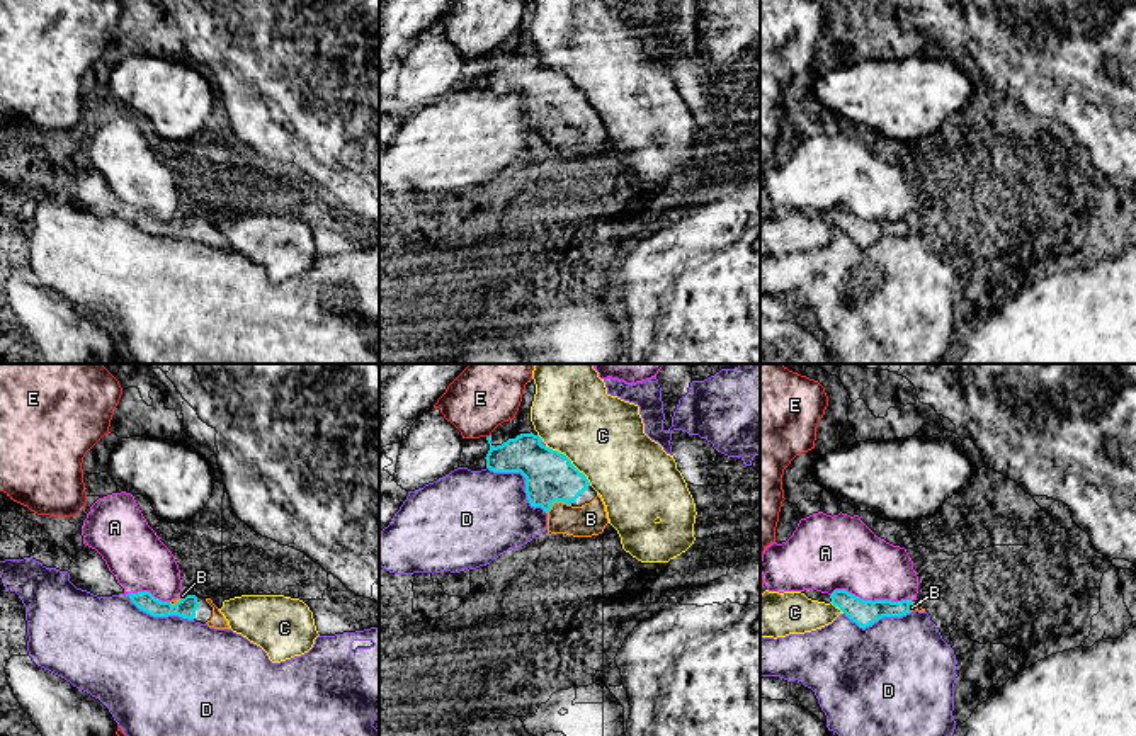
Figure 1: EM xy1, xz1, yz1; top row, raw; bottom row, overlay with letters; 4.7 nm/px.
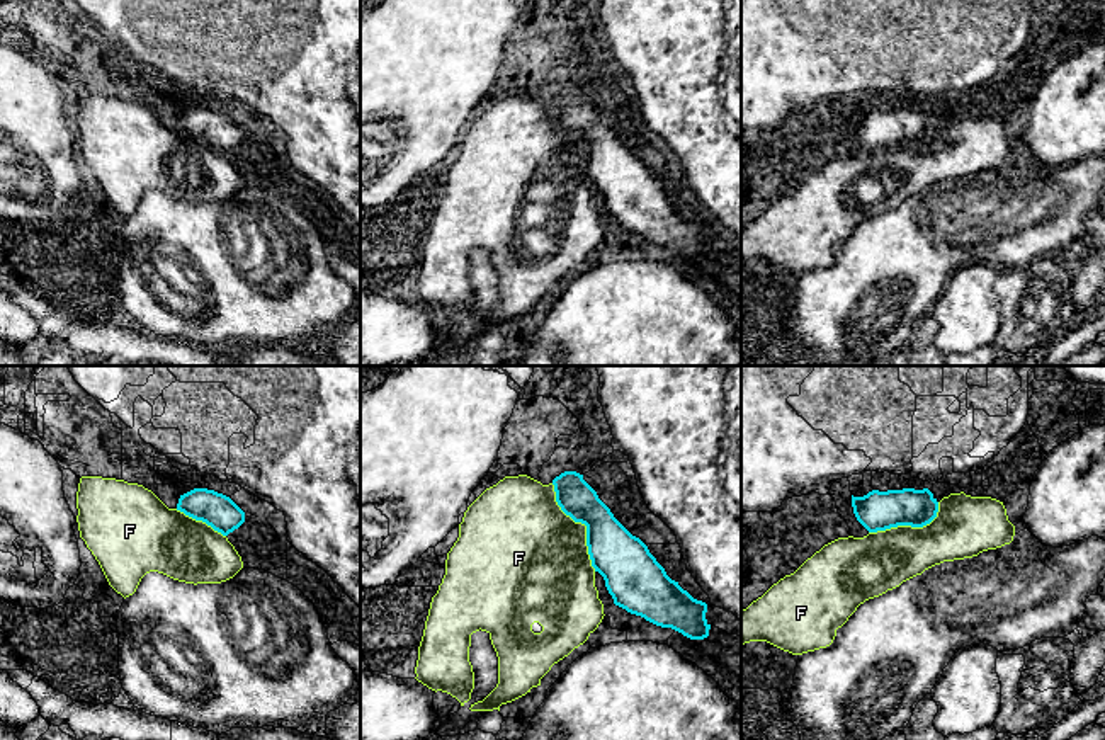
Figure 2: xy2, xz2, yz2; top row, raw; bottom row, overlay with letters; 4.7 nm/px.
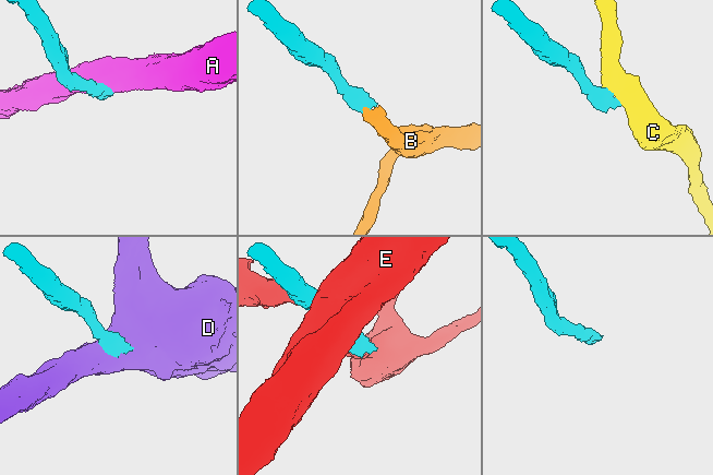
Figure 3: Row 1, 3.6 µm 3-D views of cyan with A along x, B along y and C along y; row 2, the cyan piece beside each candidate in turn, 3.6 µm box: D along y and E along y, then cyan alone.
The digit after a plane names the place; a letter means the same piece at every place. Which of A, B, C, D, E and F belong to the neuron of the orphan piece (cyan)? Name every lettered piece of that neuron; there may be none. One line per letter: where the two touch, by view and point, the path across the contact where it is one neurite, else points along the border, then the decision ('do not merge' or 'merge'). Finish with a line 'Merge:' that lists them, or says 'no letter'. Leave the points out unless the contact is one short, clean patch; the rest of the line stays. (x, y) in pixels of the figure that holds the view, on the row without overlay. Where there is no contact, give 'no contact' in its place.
A: meets cyan in yz1 at (871, 220); border along yz1 (830, 213), (847, 209), (863, 218), (912, 221); do not merge
B: meets cyan in xz1 at (556, 119); runs through xz1 (550, 96), (556, 119), (575, 138), (590, 138); merge
C: meets cyan in xz1 at (570, 80); border along xz1 (545, 65), (560, 70), (590, 104); do not merge
D: meets cyan in xz1 at (526, 99); do not merge
E: meets cyan in xz1 at (490, 55); border along xz1 (490, 53), (487, 56); do not merge
F: meets cyan in xz2 at (583, 142); do not merge
Merge: B

